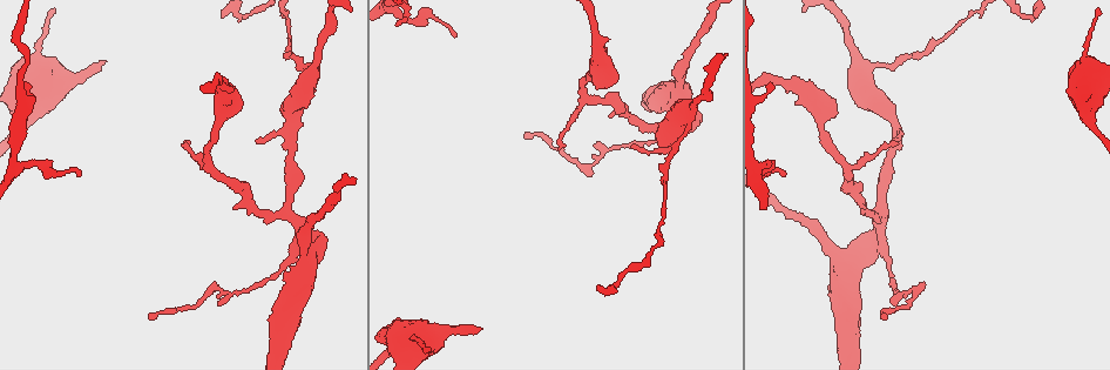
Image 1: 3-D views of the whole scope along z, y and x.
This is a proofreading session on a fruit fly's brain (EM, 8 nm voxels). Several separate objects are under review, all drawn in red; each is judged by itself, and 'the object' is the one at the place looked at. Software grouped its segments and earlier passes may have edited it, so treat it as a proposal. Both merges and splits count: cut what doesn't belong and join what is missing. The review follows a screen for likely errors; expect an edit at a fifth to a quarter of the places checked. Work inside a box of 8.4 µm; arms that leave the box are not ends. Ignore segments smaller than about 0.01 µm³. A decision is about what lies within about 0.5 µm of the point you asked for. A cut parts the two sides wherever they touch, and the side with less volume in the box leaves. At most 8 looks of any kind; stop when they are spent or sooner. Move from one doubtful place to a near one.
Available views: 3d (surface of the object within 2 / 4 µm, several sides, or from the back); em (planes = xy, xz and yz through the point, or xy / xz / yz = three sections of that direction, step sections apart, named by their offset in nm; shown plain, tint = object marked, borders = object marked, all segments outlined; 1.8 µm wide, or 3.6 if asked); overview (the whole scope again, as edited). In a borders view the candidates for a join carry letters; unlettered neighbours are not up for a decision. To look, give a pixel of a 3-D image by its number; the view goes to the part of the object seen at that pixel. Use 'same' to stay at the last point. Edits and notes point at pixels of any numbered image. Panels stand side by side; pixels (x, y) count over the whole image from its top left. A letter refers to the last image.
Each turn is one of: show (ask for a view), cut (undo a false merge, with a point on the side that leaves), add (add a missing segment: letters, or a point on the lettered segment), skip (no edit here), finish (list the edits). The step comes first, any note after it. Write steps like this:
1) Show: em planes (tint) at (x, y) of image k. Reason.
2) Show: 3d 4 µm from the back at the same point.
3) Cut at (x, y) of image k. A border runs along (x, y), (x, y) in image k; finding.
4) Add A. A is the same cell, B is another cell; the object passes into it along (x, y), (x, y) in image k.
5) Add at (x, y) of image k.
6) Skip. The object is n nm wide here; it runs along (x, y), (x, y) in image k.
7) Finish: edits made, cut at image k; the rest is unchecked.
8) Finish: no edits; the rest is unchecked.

Show: 3d 4 µm at (107, 61) of image 1.

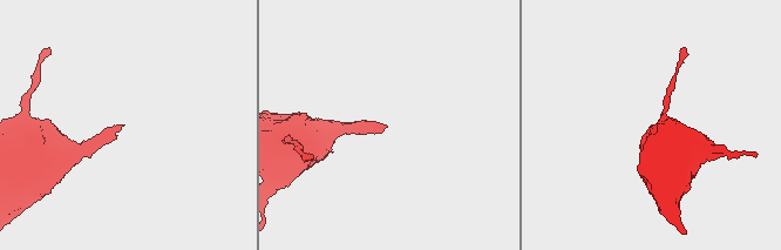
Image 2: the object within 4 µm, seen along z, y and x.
Show: em planes (borders) at (121, 125) of image 2.

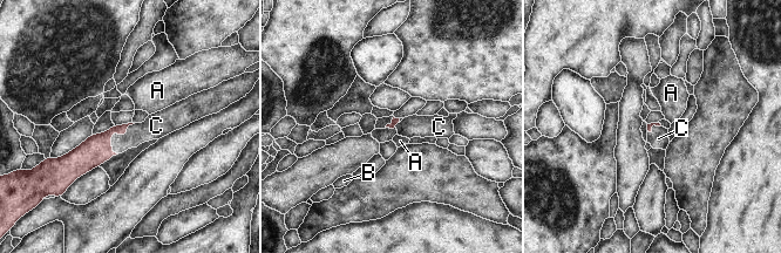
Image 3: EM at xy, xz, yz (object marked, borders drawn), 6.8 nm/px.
Add at (153, 128) of image 3. The longest contact is with C, 260 nm; C is the same cell, A and B are other cells; the object passes into it along (90, 154), (117, 134), (153, 128) in image 3; it goes on there.

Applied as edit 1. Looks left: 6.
Show: overview. Redraw.

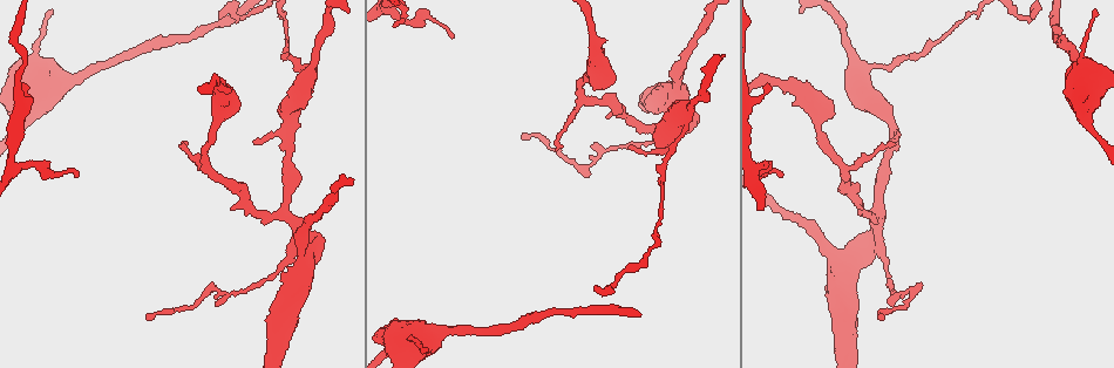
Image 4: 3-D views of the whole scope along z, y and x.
Show: 3d 2 µm at (203, 170) of image 4. Branch point.

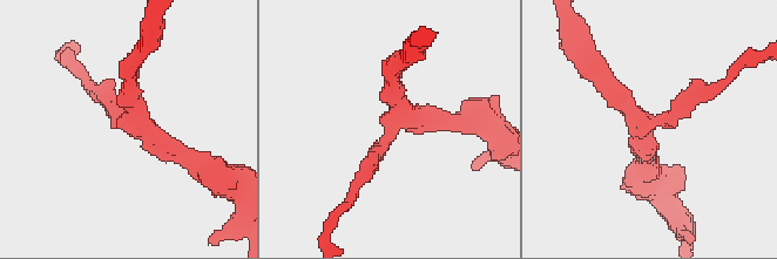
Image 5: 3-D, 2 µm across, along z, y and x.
Show: em 3.6 µm planes (borders) at (395, 114) of image 5. Need the tissue.

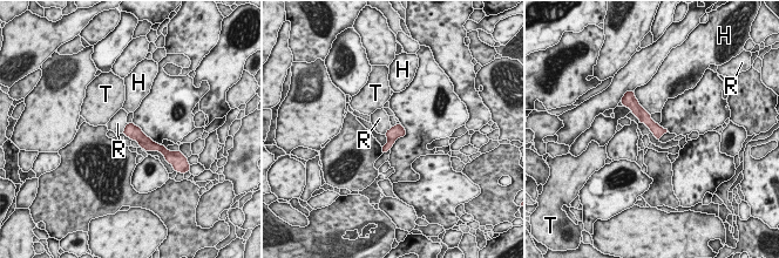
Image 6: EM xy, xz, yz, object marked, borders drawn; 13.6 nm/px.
Skip. H, R and T are other cells; it runs along (635, 106), (657, 130), (657, 135) in image 6; one neuron here.

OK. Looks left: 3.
Show: em planes (borders) at (395, 25) of image 4. Free end.

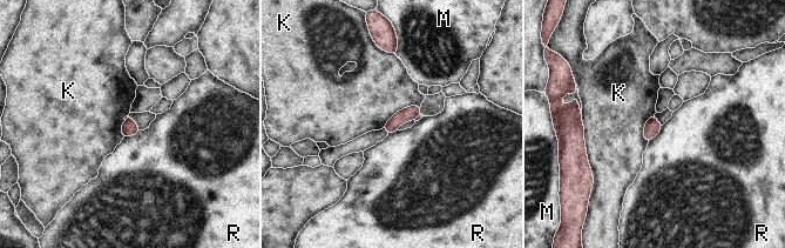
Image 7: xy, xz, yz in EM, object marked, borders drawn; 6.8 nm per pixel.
Skip. K, M and R are other cells; a border runs along (663, 125), (661, 131), (649, 142) in image 7; no lettered segment goes on from it.

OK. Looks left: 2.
Finish: edits made, add at image 3; the rest is unchecked.

